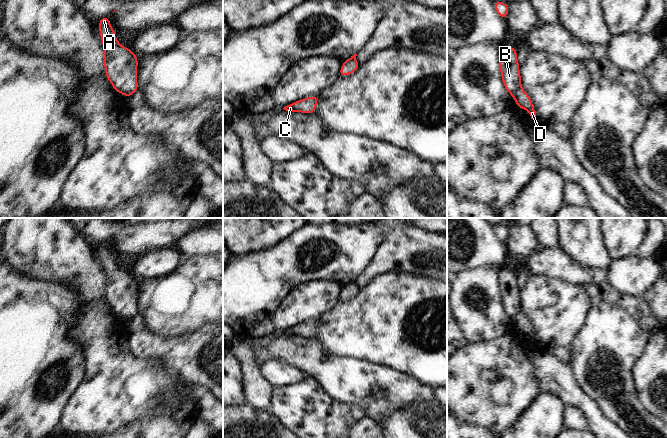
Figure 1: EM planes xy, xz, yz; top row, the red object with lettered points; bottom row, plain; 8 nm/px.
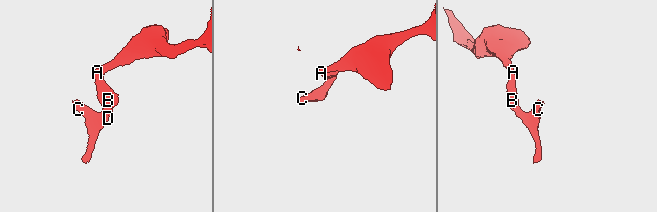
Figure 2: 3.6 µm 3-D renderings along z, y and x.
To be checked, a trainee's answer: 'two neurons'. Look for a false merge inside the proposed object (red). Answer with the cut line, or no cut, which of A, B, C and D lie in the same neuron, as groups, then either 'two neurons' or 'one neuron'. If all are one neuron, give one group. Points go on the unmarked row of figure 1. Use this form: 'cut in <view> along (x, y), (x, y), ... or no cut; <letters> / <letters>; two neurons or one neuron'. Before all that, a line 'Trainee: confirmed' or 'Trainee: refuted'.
Trainee: confirmed
cut in yz along (521, 312), (511, 319); A B / C D; two neurons

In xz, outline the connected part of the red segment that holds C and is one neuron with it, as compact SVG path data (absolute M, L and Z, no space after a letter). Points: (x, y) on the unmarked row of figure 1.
M318 319L309 320L302 324L293 326L283 333L289 336L301 336L305 338L313 338L315 336L316 330L318 327Z

